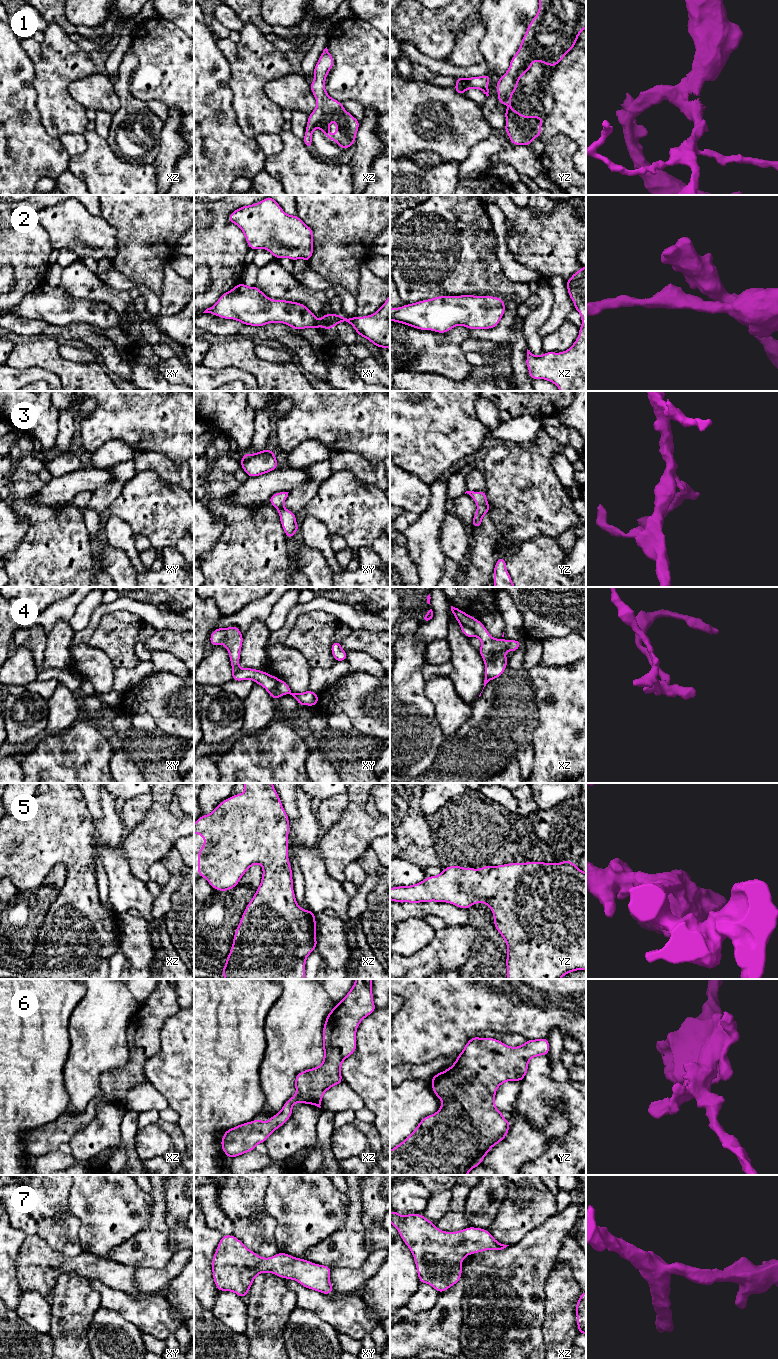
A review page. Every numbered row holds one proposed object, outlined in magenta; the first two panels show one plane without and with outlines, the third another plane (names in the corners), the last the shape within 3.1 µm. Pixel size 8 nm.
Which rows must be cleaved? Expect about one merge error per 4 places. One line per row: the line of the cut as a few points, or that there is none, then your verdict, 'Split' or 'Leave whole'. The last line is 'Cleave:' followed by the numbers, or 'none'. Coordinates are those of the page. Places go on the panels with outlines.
1: No split. Leave whole
2: No split. Leave whole
3: No split. Leave whole
4: Split along xz (460, 623), (470, 627), (476, 635). Split
5: No split. Leave whole
6: No split. Leave whole
7: No split. Leave whole
Cleave: 4

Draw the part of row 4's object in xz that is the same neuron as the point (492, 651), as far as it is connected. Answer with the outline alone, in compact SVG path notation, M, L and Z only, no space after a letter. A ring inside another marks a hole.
M451 606L451 611L458 623L473 629L476 632L476 637L482 642L479 654L485 663L485 687L490 680L496 679L504 673L508 662L505 652L517 651L521 640L494 639L478 619L453 606Z

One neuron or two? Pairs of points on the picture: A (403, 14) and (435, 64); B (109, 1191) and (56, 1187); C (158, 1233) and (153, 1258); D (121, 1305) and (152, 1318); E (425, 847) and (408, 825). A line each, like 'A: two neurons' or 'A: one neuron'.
A: two neurons
B: two neurons
C: one neuron
D: one neuron
E: one neuron

